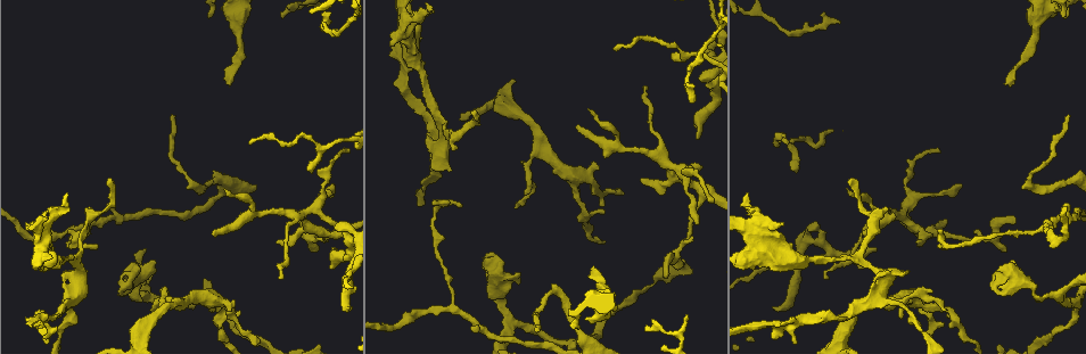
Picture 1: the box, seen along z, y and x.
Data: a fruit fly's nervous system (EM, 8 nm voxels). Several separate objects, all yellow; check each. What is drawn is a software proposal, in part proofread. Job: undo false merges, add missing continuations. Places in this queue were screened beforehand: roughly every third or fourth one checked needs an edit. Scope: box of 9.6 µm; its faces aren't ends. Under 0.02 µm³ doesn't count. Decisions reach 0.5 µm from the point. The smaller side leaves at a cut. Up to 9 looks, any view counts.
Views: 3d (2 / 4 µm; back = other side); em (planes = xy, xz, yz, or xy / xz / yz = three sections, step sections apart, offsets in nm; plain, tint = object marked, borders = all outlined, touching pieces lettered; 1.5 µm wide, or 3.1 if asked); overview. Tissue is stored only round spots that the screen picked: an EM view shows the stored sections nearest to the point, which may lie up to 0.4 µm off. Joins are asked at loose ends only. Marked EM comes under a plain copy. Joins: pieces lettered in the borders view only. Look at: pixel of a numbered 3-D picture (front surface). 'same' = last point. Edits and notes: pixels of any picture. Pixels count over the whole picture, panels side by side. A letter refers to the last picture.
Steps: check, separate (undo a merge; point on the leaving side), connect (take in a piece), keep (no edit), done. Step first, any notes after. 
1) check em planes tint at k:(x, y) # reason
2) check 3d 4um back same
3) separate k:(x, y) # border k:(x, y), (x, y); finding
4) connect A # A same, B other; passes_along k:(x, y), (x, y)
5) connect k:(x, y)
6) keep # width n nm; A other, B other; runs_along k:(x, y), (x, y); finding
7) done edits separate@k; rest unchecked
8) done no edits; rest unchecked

check em planes borders at 1:(905, 272) # thin end

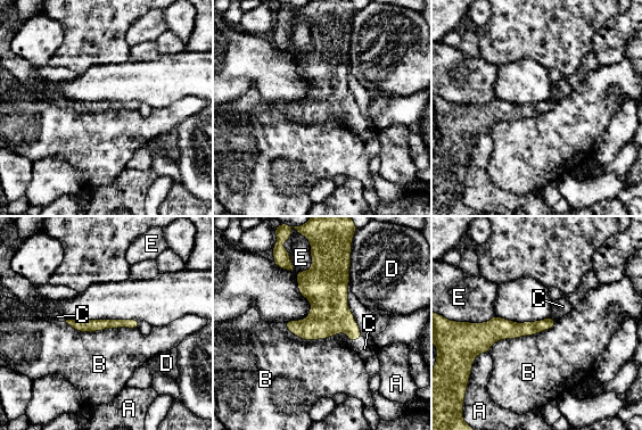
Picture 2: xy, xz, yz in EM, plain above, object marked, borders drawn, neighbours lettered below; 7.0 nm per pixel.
connect C # width 90 nm; A other, B other, C same, D other, E other; it goes on there

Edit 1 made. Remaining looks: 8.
check em yz step 8 borders at 1:(210, 17) # tapers out

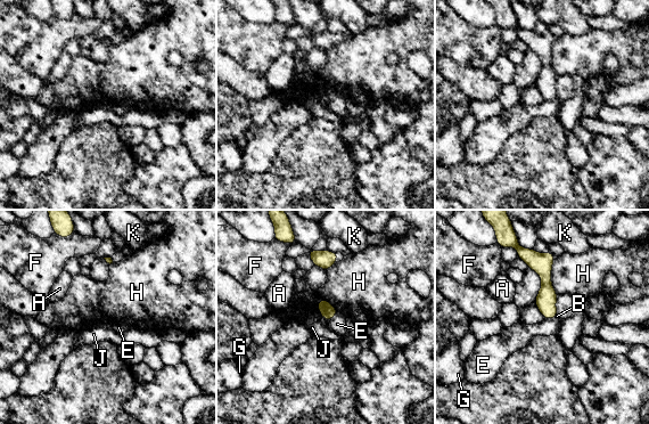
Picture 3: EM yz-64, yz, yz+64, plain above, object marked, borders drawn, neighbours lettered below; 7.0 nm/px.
check em planes borders same # another direction

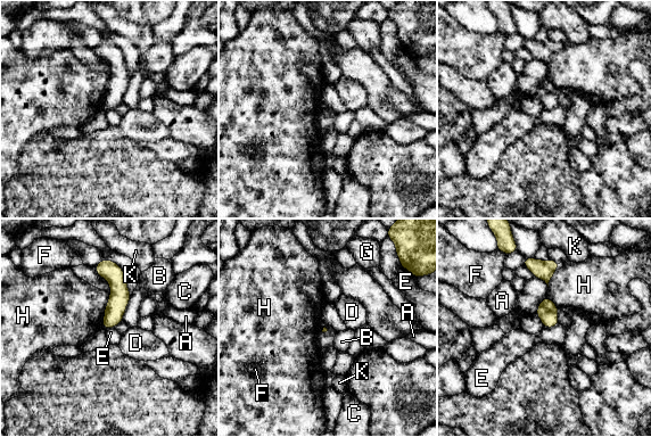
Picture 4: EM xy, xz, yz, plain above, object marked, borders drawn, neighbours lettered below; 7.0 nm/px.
keep # A other, B other, C other, D other, E other, F other, G other, H other, K other; border 4:(559, 323), (544, 328); none of them fits

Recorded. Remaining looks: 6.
check em xy step 4 borders at 1:(1069, 116) # end of a long branch

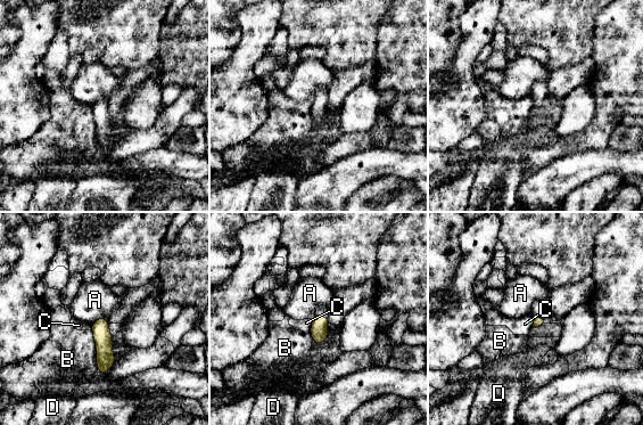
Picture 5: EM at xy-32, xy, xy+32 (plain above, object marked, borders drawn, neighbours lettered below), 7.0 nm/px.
check em planes borders same # cut it another way

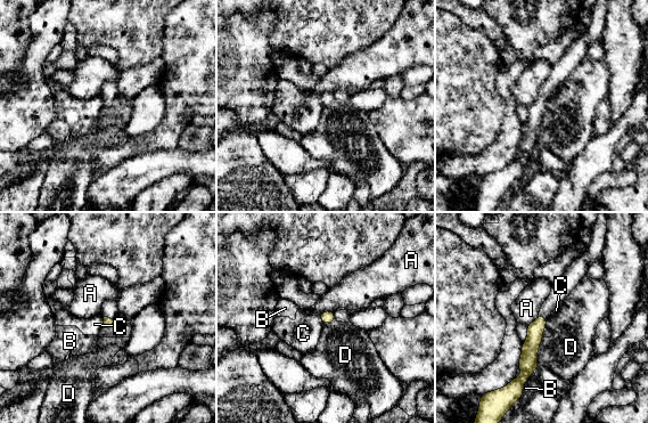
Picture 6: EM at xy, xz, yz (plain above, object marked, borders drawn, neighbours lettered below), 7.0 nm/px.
keep # A other, B other, C other, D other; runs_along 6:(541, 318), (518, 384); none of them fits

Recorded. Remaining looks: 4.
done edits connect@2; rest unchecked

